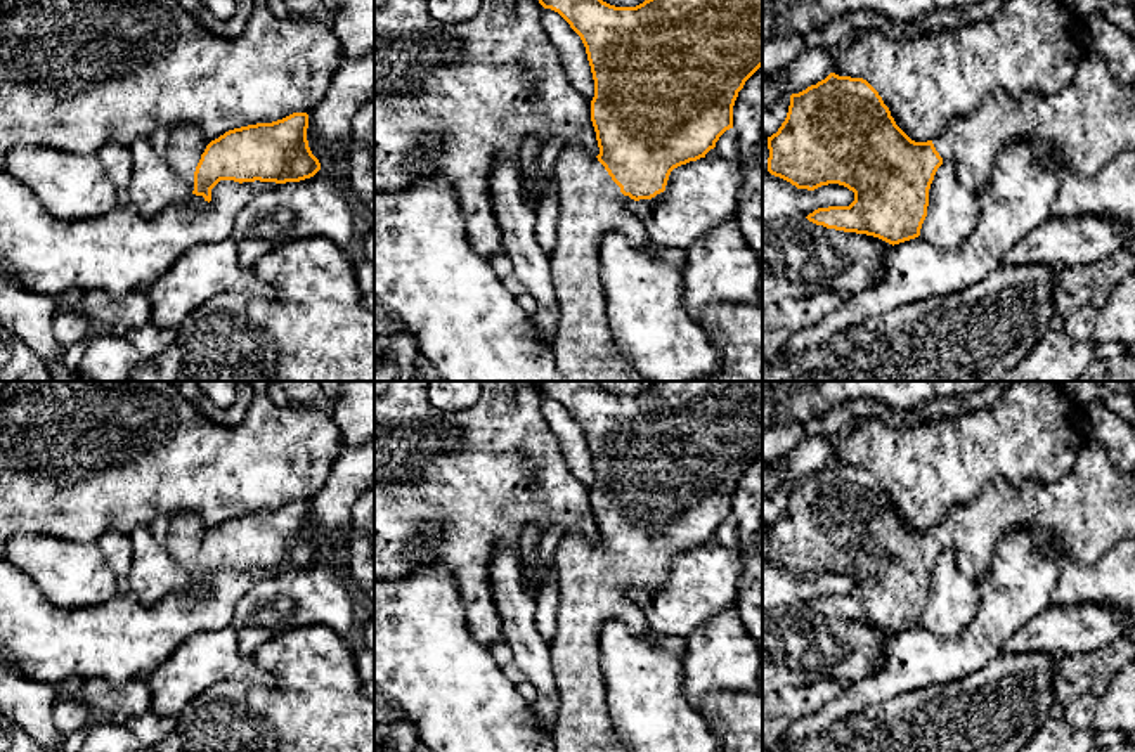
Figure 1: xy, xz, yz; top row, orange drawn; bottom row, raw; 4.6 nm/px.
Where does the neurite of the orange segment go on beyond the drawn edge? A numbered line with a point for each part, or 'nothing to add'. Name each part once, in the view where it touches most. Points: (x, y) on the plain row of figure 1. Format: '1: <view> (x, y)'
1: xy (186, 534)

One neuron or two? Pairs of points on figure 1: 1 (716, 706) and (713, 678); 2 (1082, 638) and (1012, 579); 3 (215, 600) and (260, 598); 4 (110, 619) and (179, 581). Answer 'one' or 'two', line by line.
1: two
2: two
3: two
4: two

